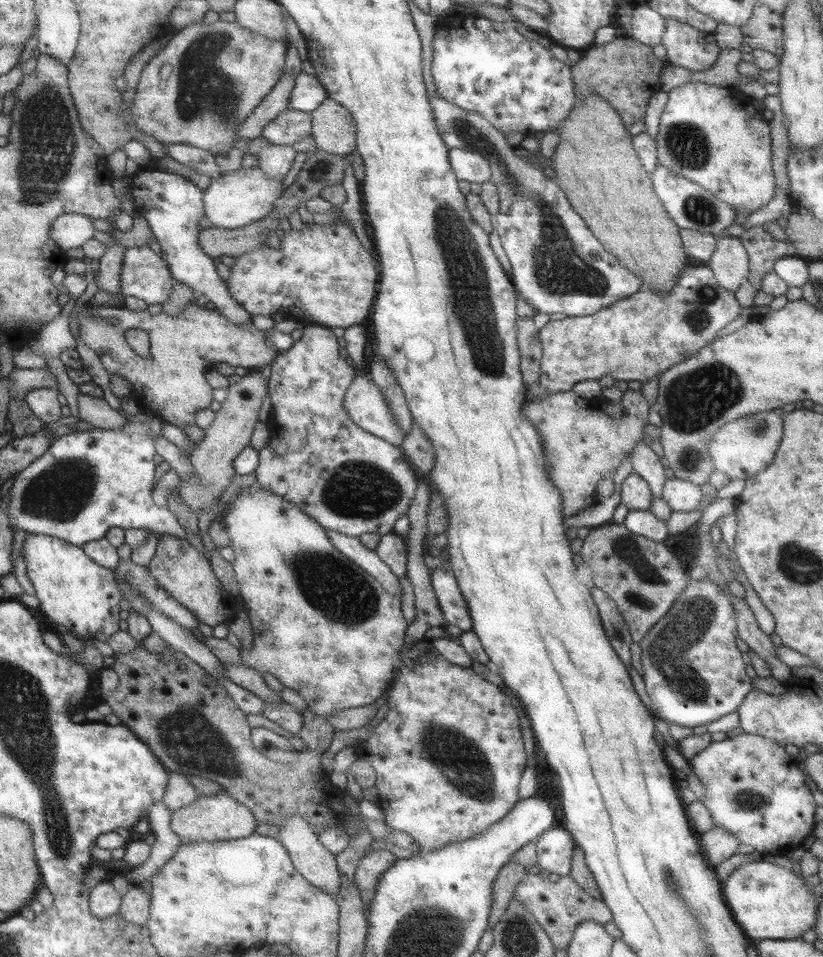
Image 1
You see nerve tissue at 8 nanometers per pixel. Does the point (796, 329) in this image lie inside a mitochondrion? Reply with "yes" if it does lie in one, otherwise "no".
no

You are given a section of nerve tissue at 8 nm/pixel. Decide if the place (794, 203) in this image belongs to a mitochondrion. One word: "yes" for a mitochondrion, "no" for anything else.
no

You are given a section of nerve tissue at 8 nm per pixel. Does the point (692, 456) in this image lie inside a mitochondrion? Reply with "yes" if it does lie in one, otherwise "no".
yes

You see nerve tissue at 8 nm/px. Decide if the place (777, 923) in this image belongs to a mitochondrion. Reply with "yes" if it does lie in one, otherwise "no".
no

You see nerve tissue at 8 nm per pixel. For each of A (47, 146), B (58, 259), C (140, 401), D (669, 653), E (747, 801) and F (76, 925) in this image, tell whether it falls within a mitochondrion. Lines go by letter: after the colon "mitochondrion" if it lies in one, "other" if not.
A: mitochondrion
B: other
C: other
D: mitochondrion
E: mitochondrion
F: other

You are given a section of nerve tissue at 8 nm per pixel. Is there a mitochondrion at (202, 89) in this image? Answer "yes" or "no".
yes

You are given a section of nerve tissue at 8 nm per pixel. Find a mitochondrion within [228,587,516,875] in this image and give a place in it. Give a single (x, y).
(441, 746)

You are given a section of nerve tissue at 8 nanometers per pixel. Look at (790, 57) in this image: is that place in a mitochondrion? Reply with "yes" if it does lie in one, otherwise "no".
no

